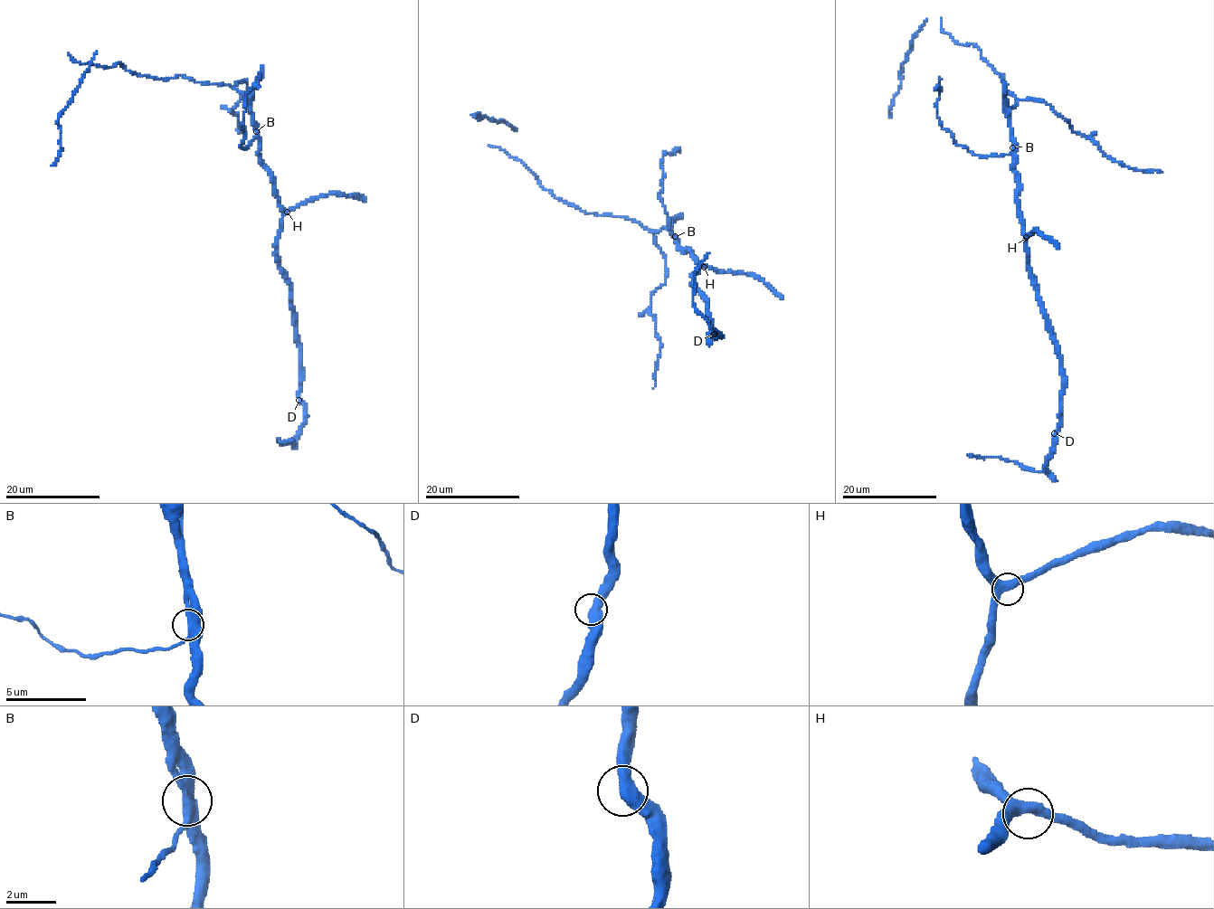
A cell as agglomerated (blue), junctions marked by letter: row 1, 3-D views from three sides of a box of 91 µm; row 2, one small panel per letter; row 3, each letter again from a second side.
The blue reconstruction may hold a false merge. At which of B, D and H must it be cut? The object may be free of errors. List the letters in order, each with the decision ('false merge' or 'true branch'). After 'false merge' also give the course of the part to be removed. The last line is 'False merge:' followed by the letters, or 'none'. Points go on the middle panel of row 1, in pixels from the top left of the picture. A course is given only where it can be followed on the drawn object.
B: true branch
D: true branch
H: true branch
False merge: none

